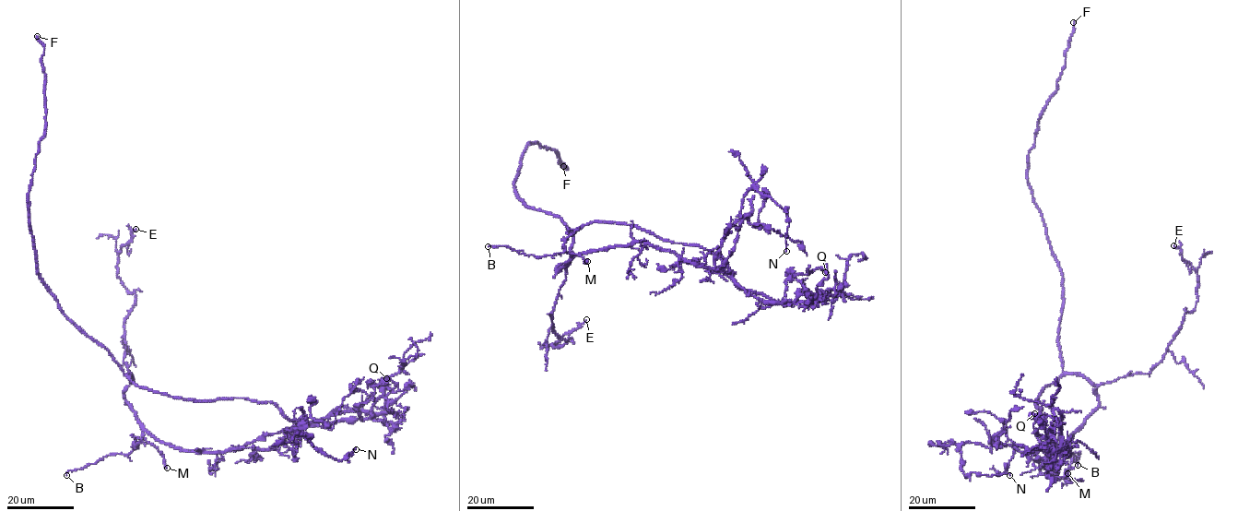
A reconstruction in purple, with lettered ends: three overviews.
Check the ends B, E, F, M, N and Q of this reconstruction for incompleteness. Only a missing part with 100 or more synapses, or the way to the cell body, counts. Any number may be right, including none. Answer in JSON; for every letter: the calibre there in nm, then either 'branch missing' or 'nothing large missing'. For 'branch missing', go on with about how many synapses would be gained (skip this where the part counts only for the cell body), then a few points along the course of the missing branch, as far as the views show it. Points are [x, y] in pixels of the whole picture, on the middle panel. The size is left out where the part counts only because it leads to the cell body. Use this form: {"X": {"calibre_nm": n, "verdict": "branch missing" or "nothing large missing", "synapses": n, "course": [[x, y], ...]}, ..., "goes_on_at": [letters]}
{"B": {"calibre_nm": 160, "verdict": "nothing large missing"}, "E": {"calibre_nm": 130, "verdict": "nothing large missing"}, "F": {"calibre_nm": 240, "verdict": "branch missing", "course": [[563, 166], [569, 166], [584, 152], [607, 112], [611, 65]]}, "M": {"calibre_nm": 280, "verdict": "nothing large missing"}, "N": {"calibre_nm": 130, "verdict": "nothing large missing"}, "Q": {"calibre_nm": 240, "verdict": "nothing large missing"}, "goes_on_at": ["F"]}

